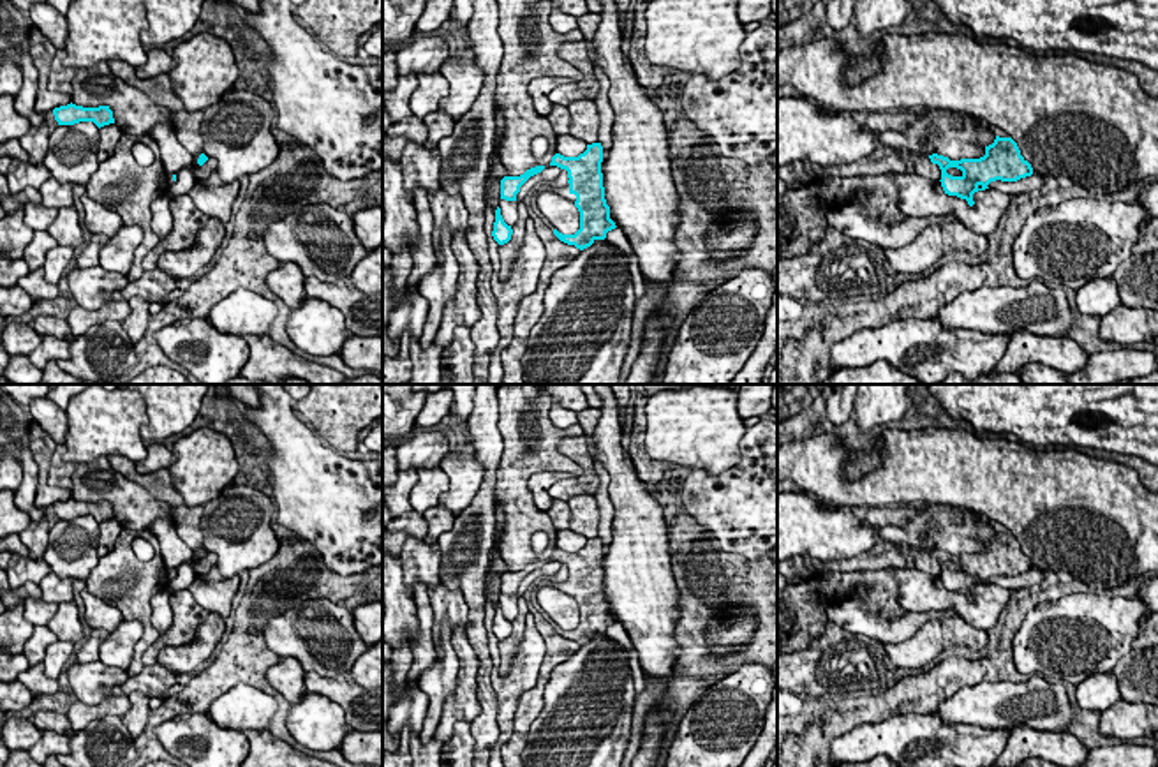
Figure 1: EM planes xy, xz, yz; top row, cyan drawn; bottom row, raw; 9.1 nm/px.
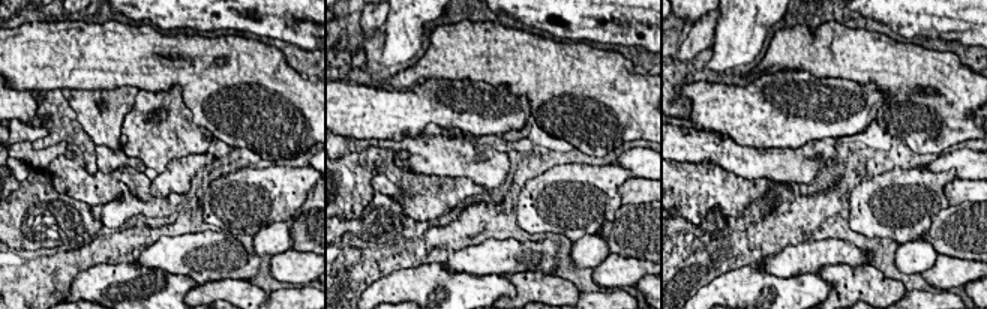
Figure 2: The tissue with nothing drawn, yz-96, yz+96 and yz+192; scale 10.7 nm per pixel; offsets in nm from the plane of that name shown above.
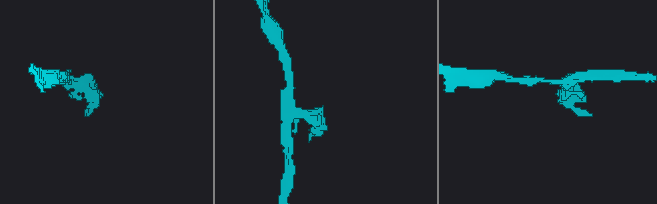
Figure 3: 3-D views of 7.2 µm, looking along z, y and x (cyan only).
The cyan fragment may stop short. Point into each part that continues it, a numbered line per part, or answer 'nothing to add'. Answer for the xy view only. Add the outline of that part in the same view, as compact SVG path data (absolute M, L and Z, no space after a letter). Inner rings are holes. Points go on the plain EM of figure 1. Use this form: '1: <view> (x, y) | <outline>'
nothing to add

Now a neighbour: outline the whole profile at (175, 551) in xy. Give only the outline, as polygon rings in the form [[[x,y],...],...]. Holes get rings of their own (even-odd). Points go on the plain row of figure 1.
[[[157,518],[146,531],[157,536],[166,568],[178,568],[183,562],[192,562],[192,550],[178,536],[173,522],[167,518]]]

